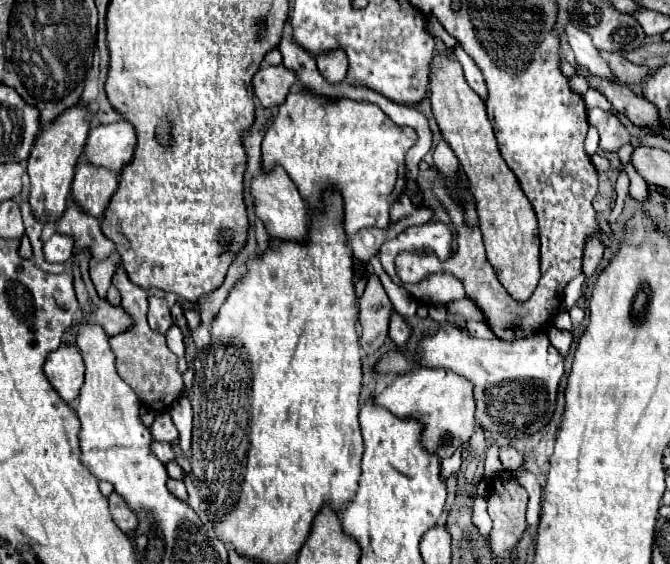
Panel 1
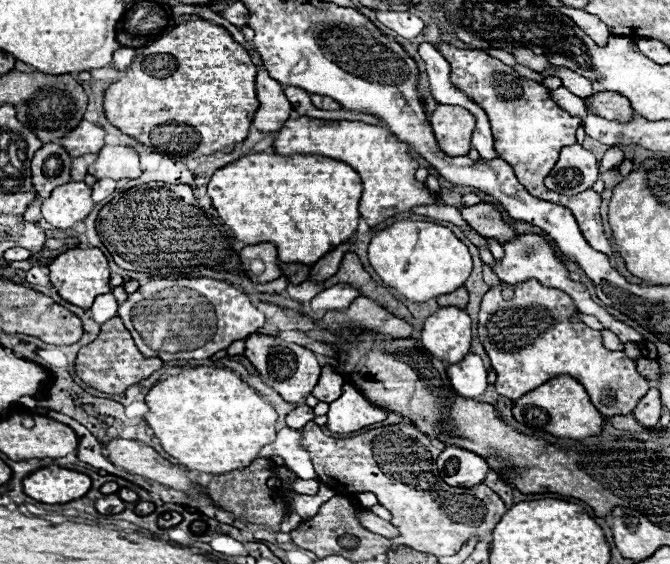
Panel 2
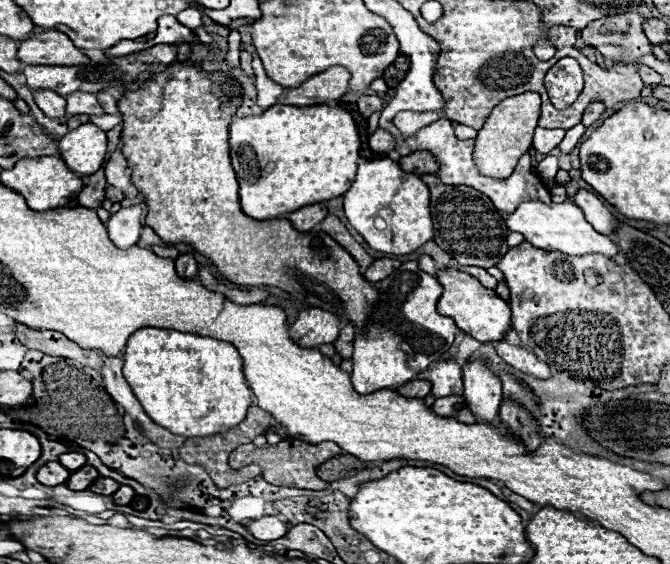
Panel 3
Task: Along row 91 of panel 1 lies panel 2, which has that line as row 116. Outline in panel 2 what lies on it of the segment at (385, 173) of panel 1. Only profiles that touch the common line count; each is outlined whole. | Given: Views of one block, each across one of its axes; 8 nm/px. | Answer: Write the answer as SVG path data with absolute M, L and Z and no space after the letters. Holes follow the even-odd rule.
M290 118L284 128L276 134L274 148L282 156L290 154L318 154L326 158L334 158L352 166L364 184L362 200L360 200L360 216L368 226L376 226L394 214L408 212L414 206L426 204L444 204L438 196L434 196L422 182L416 182L414 172L418 162L410 156L408 144L402 144L390 130L382 126L372 126L364 122L324 122L316 118Z

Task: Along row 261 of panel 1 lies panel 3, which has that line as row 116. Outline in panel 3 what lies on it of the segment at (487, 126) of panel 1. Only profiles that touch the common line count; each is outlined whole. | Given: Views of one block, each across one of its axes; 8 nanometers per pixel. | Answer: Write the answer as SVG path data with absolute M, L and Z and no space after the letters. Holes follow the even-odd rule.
M524 92L520 96L504 98L486 118L484 126L478 130L476 146L474 146L474 162L476 168L490 178L508 178L516 168L516 162L522 154L532 146L534 128L540 118L540 94Z

